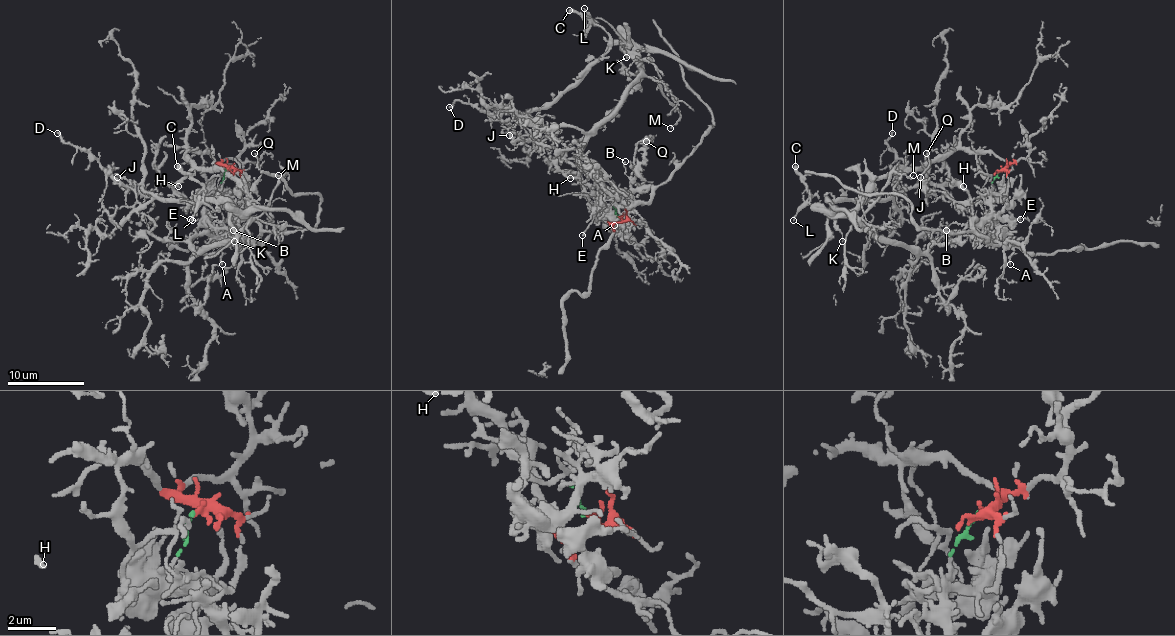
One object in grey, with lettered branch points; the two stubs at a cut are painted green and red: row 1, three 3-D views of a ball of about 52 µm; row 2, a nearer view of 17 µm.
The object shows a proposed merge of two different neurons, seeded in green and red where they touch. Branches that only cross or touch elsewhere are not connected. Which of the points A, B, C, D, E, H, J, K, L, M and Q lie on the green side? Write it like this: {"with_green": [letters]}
{"with_green": ["A", "B", "E", "Q"]}

